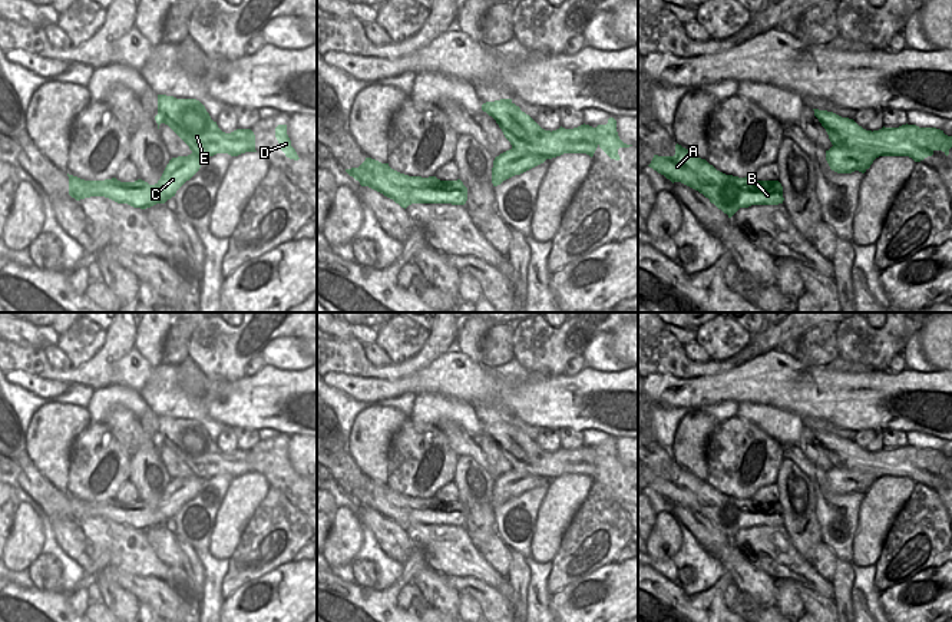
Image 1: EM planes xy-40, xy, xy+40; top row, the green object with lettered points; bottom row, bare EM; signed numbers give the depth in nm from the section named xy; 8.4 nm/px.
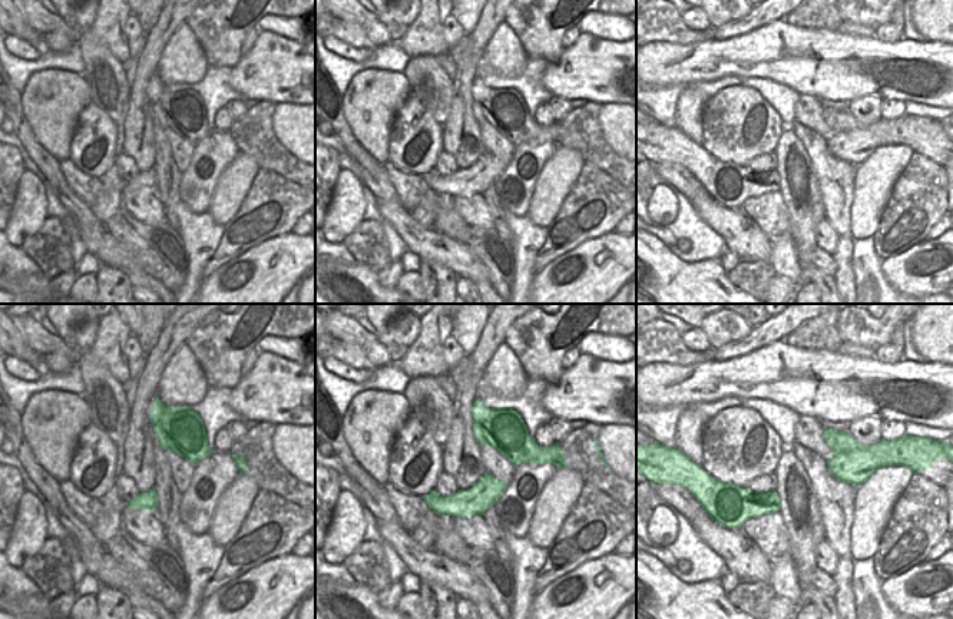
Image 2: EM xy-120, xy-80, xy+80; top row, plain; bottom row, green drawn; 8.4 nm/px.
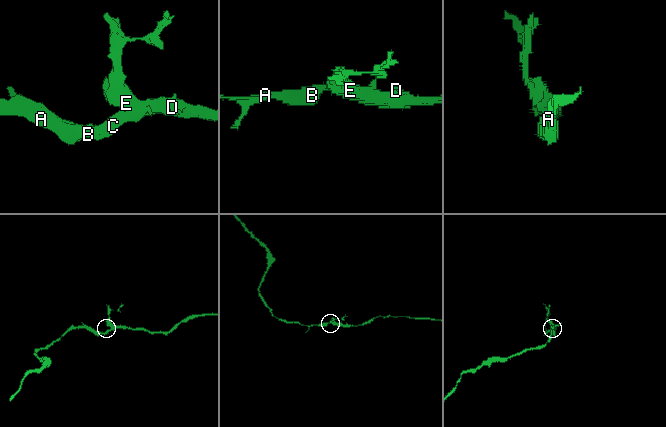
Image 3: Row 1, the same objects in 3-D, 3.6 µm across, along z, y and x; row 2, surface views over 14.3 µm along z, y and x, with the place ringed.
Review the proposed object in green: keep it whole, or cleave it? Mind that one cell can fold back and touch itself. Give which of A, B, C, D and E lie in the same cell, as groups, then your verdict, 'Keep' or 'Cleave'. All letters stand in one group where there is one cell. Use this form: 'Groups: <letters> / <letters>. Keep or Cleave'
Groups: A B C D / E. Cleave.

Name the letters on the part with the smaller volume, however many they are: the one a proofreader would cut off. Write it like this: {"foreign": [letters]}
{"foreign": ["E"]}

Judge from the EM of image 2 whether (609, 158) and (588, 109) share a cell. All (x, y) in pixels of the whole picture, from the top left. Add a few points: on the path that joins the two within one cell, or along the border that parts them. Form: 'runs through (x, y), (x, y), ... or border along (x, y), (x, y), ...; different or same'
runs through (596, 148), (588, 139), (588, 122); same

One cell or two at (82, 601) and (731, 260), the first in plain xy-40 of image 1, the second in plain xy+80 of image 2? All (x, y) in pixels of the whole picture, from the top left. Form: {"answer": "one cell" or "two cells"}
{"answer": "one cell"}

